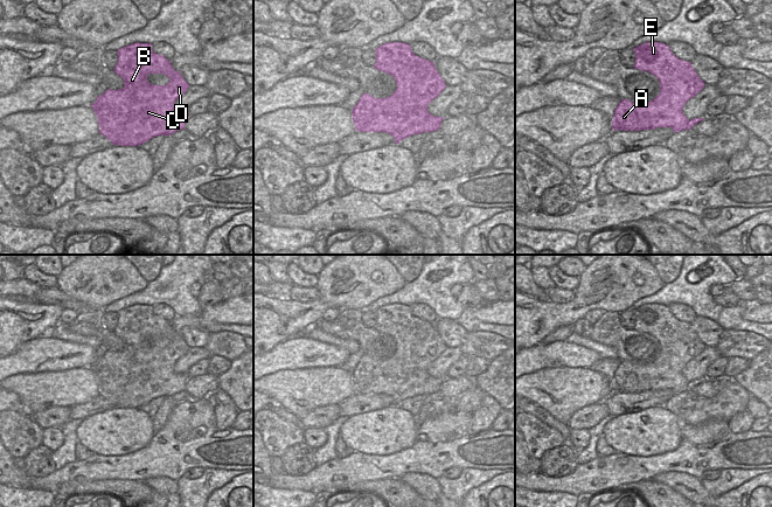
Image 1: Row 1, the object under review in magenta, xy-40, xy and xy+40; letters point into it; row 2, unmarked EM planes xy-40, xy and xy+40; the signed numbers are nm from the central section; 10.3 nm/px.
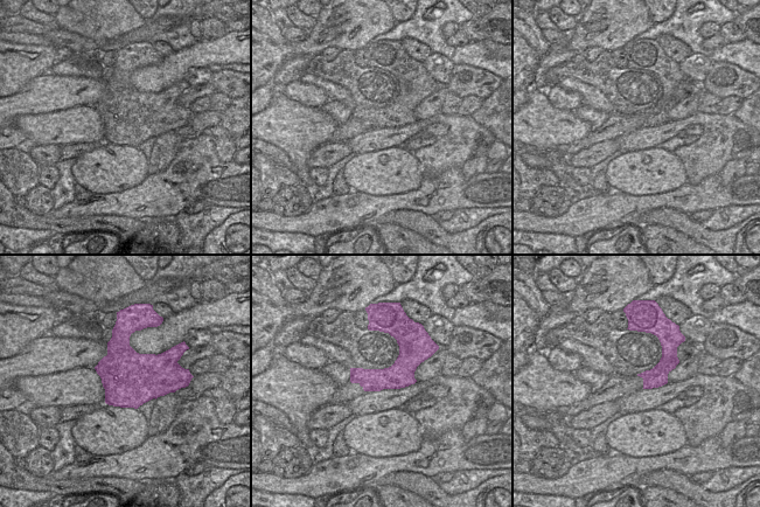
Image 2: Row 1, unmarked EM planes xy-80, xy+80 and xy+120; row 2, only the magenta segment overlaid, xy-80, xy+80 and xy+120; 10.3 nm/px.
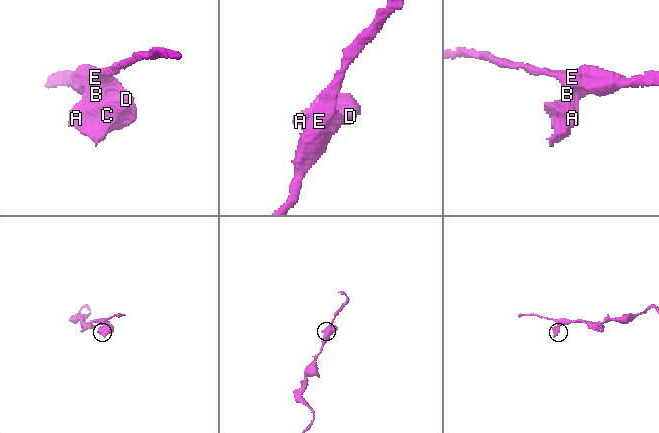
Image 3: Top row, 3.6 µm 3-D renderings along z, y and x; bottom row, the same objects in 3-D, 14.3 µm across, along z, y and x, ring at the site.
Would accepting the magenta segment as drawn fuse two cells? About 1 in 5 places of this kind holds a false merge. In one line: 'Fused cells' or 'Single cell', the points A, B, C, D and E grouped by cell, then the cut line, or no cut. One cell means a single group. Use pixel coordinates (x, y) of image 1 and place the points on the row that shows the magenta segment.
Single cell. Groups: A B C D E. No split

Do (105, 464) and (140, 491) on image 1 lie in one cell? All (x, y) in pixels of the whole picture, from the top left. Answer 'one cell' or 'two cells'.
two cells

